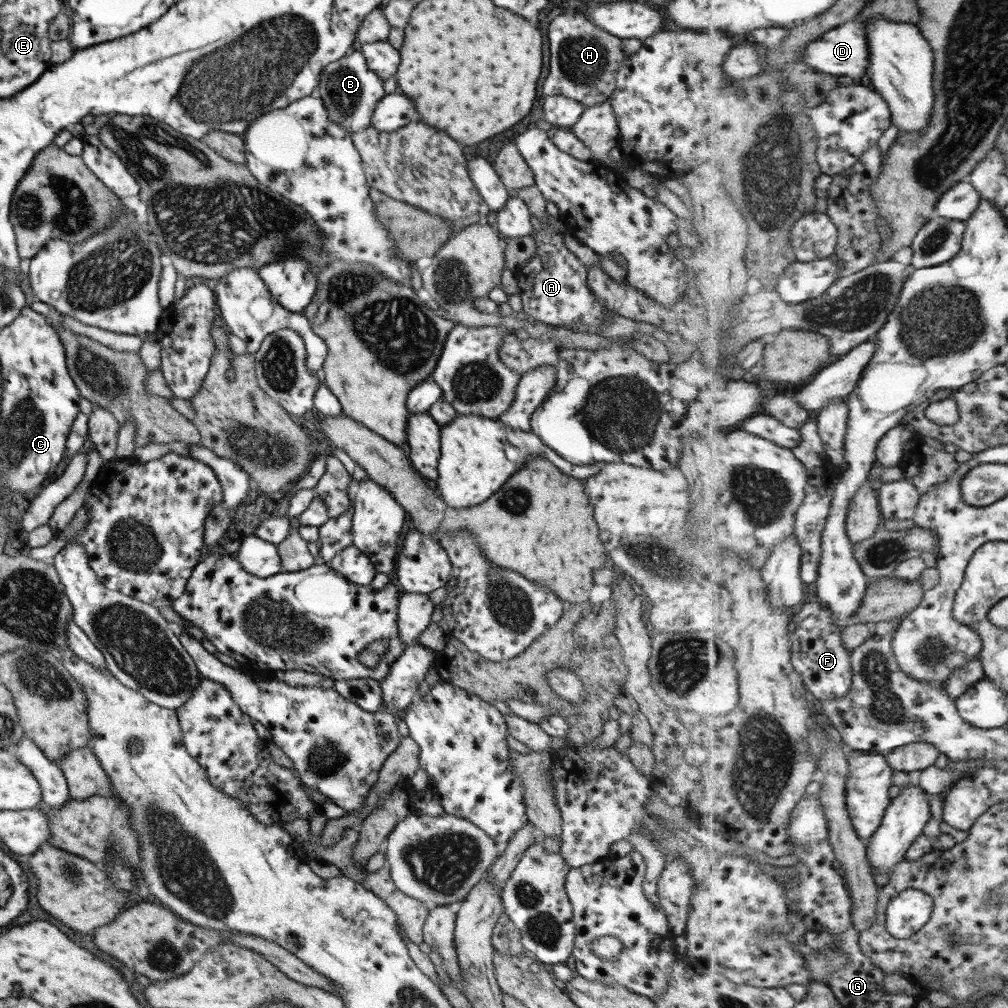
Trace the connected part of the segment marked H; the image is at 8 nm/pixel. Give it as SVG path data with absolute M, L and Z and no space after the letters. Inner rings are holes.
M567 8L562 15L555 16L547 30L549 42L549 70L541 84L543 97L564 96L584 107L607 101L615 88L615 73L622 60L635 54L643 42L633 38L622 40L595 28L595 24L582 13L580 8Z

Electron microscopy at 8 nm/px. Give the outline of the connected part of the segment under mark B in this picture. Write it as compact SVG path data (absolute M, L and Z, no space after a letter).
M355 46L341 58L324 65L314 93L322 100L329 120L349 133L359 132L370 126L373 109L385 94L382 81L367 68L364 56Z

